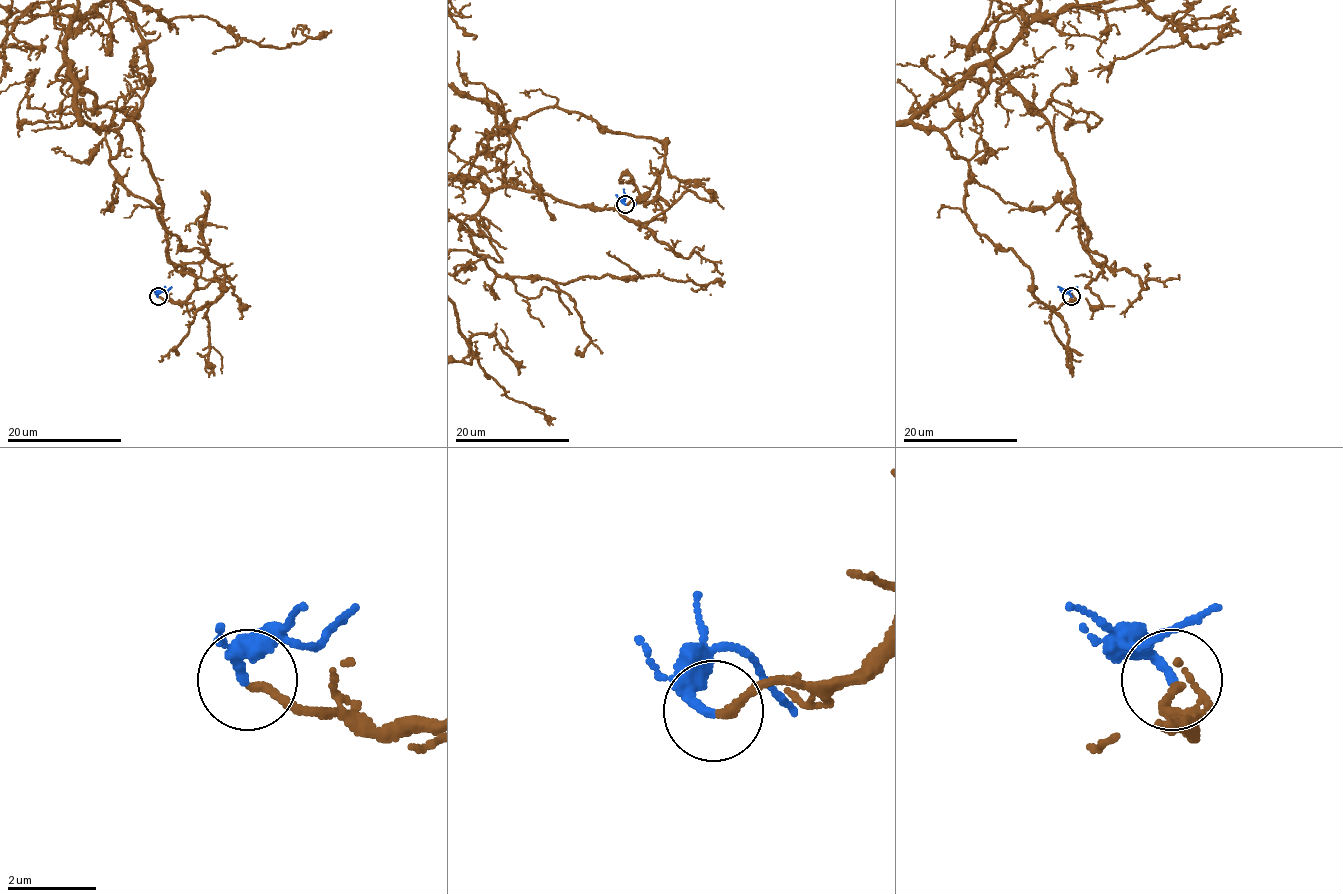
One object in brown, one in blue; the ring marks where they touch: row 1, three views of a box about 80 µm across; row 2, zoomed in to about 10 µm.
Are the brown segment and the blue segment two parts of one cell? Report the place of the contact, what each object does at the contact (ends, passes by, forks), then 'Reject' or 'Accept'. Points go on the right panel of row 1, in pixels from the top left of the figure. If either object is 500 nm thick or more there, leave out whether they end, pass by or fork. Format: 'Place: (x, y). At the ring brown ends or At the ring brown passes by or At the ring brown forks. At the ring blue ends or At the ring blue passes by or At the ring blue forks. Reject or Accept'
Place: (1071, 296). At the ring brown ends. At the ring blue ends. Accept

